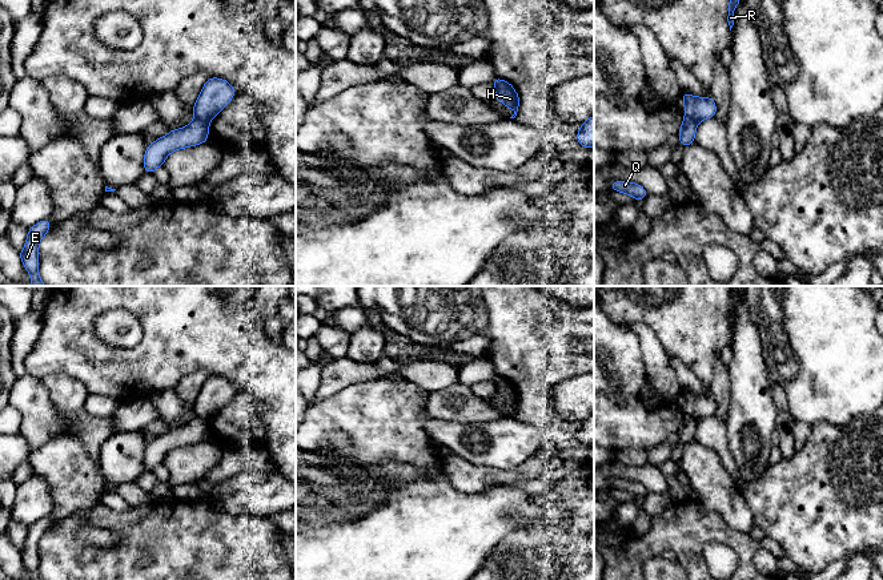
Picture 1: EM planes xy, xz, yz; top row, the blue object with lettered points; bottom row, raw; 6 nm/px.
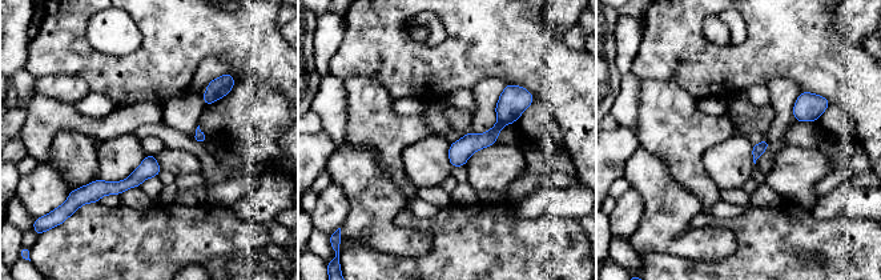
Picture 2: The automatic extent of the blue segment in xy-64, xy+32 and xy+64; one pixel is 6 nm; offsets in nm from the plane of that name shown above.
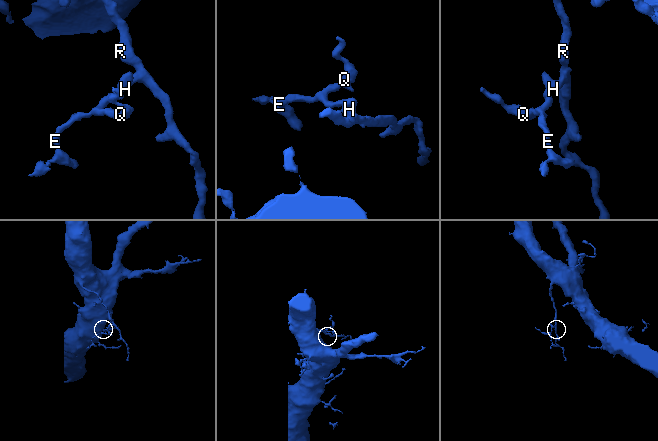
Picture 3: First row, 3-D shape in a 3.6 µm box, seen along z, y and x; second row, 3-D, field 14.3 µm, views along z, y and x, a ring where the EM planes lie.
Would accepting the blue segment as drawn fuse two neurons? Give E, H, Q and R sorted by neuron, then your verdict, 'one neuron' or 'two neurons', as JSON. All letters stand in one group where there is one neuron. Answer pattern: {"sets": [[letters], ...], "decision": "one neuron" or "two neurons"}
{"sets": [["E", "Q"], ["H", "R"]], "decision": "two neurons"}

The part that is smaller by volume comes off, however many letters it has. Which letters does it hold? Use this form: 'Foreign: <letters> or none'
Foreign: E, Q

